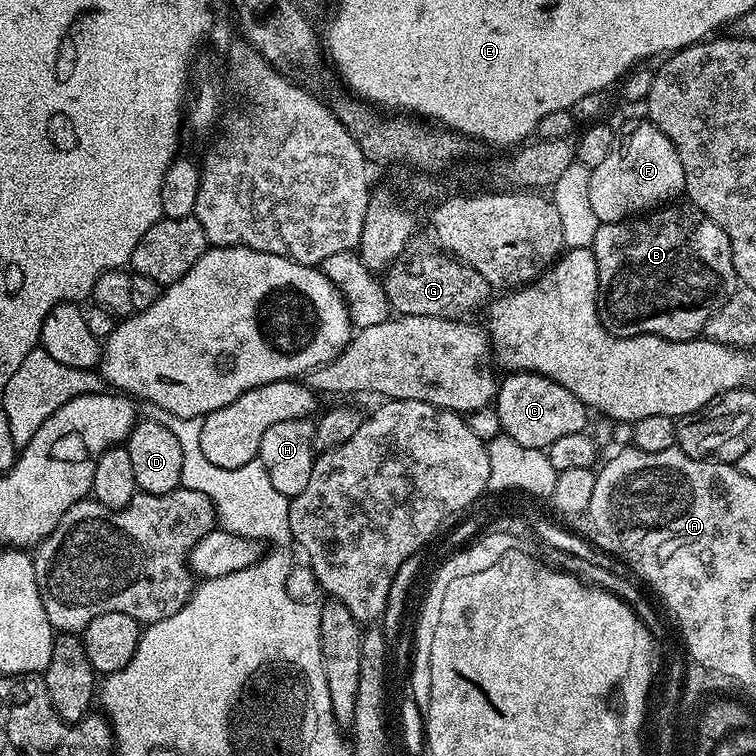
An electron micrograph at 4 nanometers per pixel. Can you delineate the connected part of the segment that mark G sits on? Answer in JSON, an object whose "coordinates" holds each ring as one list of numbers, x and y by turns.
{"coordinates":[[443,251,424,252,421,256,399,258,385,271,382,278,389,307,402,316,442,317,455,319,463,317,492,296,492,287,472,267,468,267]]}

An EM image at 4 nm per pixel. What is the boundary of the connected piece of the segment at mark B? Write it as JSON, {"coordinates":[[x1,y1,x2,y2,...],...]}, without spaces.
{"coordinates":[[660,206,643,218,597,223,590,245,598,262,598,307,604,329,616,336,660,336,664,340,695,340,722,302,738,287,730,238,706,214,691,206]]}

